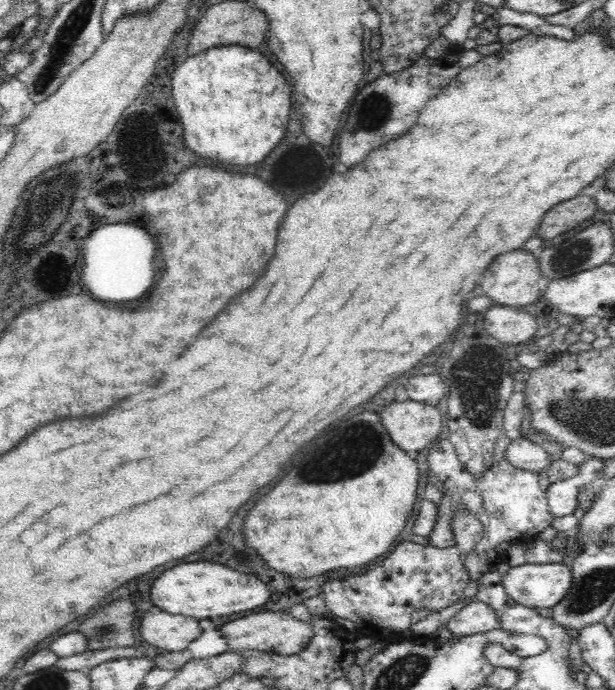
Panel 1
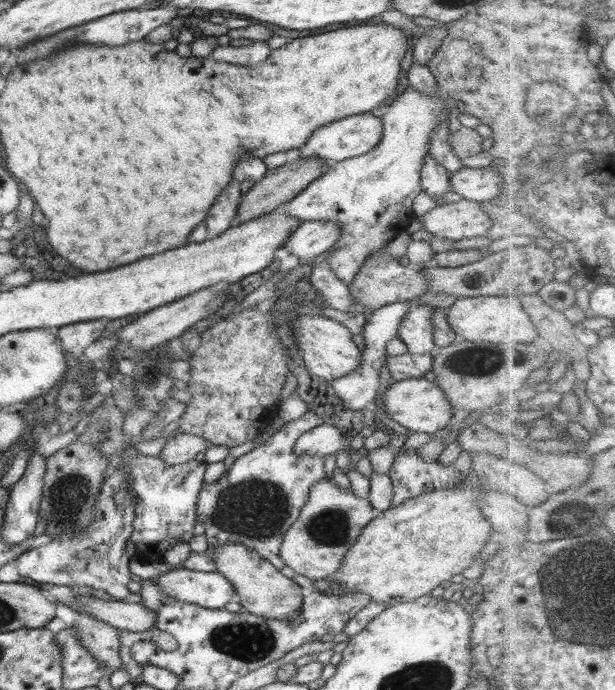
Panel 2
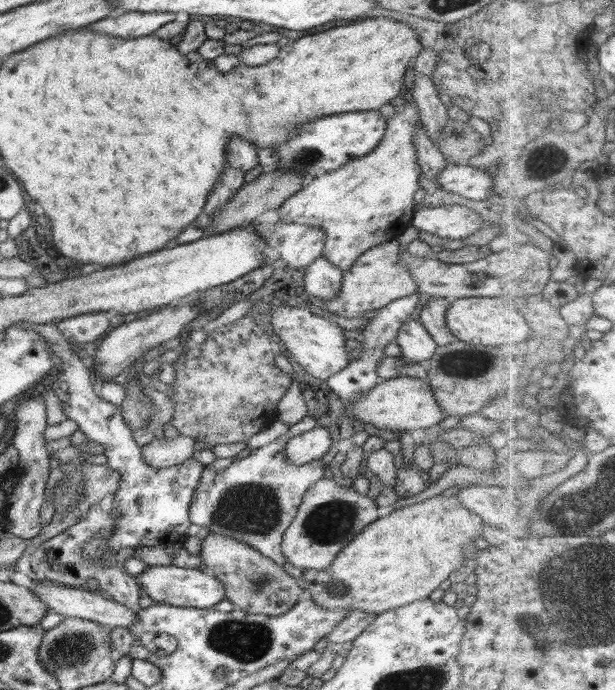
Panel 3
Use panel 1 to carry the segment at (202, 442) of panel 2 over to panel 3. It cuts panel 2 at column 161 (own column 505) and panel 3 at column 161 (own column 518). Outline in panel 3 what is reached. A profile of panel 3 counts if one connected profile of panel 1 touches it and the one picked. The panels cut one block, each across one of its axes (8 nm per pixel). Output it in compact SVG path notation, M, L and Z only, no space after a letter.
M182 434L176 438L160 438L142 448L144 463L152 468L170 468L192 458L197 440Z

